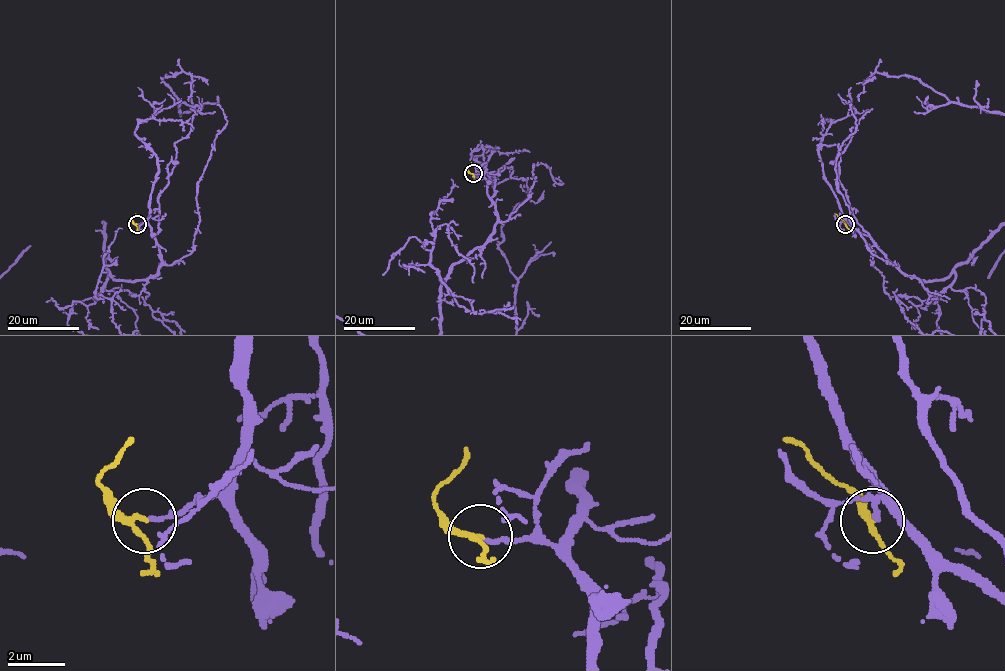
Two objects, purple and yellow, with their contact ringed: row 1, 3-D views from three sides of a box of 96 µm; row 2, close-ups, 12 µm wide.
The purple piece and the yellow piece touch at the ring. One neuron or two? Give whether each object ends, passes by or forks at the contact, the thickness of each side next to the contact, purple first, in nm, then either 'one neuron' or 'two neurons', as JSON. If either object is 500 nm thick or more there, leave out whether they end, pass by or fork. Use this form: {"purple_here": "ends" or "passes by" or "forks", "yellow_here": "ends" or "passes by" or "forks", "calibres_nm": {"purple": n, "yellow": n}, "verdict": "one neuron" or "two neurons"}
{"purple_here": "ends", "yellow_here": "passes by", "calibres_nm": {"purple": 160, "yellow": 170}, "verdict": "one neuron"}

